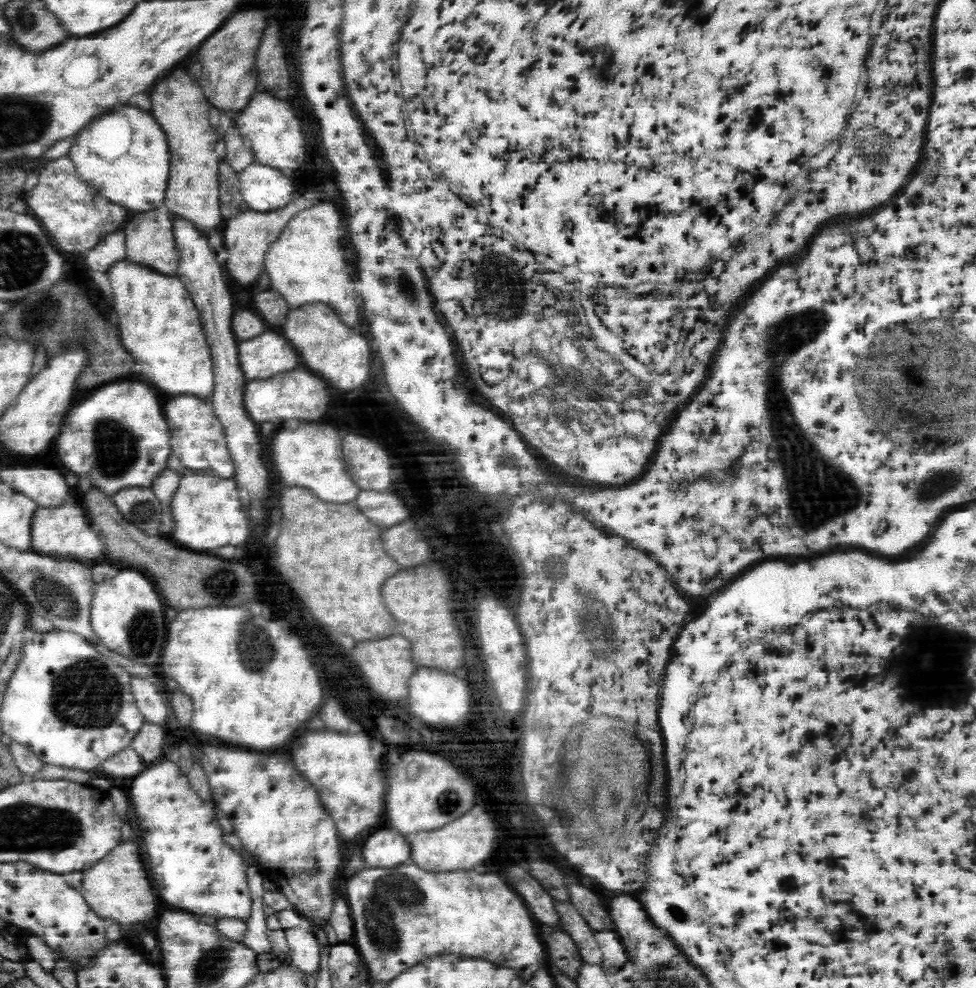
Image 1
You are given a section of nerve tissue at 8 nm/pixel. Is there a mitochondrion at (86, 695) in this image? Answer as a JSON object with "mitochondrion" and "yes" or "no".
{"mitochondrion":"yes"}

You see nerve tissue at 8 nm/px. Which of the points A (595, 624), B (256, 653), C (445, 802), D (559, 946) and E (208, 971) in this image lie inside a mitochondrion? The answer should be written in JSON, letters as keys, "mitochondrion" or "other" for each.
{"A":"mitochondrion","B":"mitochondrion","C":"mitochondrion","D":"mitochondrion","E":"mitochondrion"}

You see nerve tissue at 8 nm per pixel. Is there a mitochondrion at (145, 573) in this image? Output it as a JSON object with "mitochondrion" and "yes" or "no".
{"mitochondrion":"no"}

